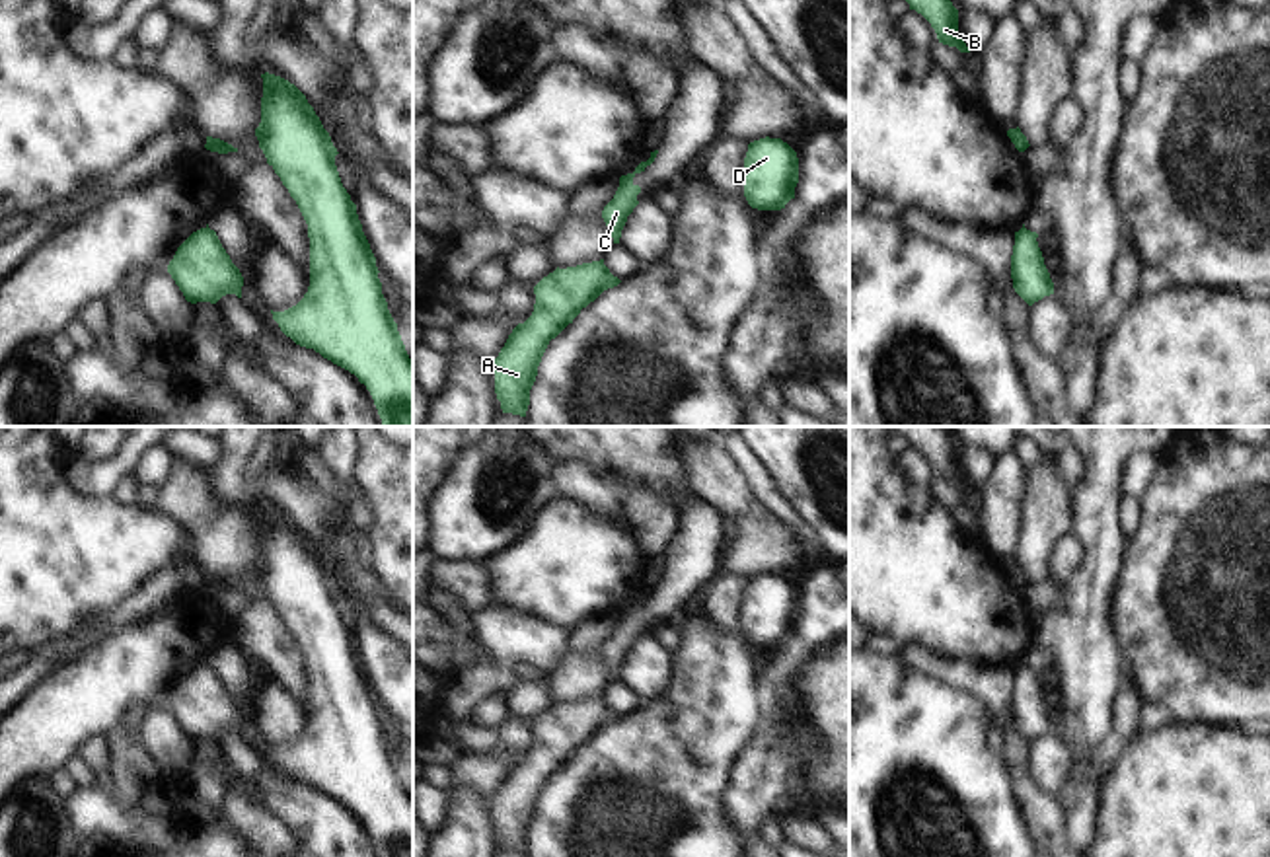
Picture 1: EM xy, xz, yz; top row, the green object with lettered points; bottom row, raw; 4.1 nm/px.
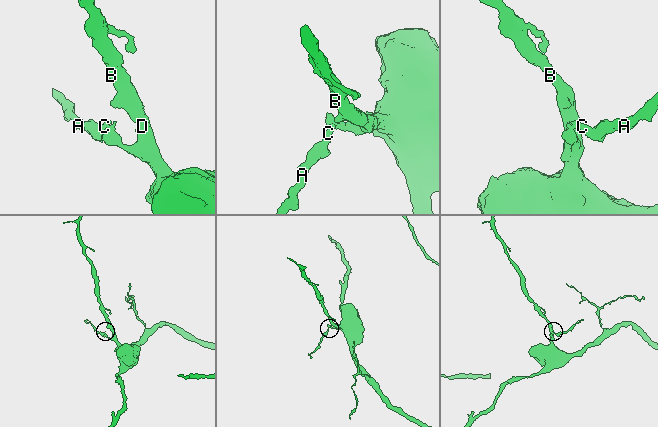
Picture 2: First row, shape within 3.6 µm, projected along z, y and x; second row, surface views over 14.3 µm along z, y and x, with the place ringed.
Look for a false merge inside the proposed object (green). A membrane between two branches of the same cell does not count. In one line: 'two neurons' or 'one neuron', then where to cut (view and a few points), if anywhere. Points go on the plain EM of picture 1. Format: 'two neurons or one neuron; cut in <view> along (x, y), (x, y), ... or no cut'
two neurons; cut in xy along (207, 663), (219, 678)

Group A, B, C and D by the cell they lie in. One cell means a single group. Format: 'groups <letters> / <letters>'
groups A C / B D

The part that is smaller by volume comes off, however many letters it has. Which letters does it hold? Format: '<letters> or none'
A, C

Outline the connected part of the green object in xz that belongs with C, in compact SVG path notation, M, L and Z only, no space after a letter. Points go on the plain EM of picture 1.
M635 608L619 614L619 623L614 635L602 647L602 654L614 674L614 680L619 680L627 652L639 641L637 631L641 629L641 623L633 619L633 614Z

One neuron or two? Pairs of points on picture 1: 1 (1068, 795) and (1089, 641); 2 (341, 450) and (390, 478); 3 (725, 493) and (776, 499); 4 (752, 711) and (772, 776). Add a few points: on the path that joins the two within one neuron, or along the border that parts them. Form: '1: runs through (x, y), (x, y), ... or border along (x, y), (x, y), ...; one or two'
1: runs through (1083, 756), (1089, 680); one
2: border along (359, 447), (353, 478); two
3: border along (737, 456), (754, 493), (789, 530); two
4: border along (768, 688), (764, 727), (733, 772); two

